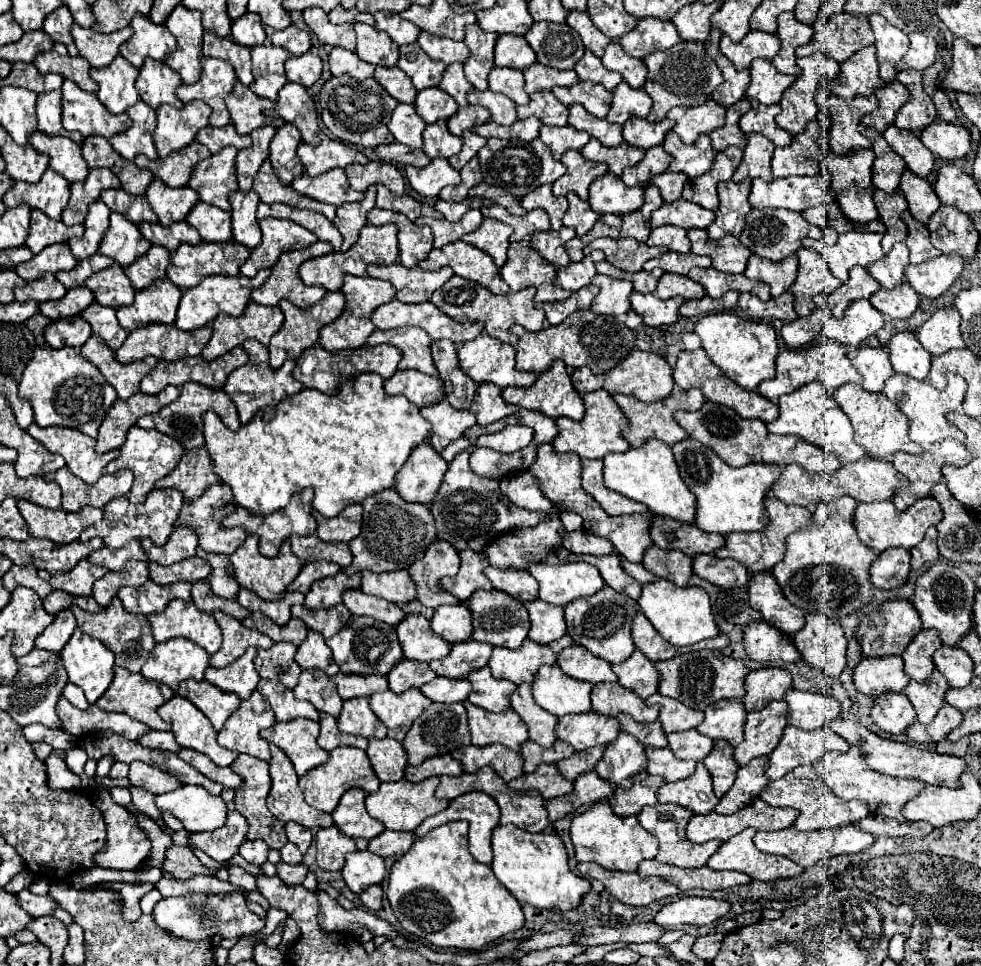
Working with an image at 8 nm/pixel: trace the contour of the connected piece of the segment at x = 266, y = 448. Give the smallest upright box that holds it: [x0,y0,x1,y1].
[202,374,432,518]

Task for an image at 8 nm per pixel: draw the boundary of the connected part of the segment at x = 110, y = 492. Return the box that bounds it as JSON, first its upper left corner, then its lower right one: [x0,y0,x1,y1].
[48,468,134,512]

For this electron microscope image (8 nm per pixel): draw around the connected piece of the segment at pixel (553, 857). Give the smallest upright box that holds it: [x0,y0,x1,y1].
[492,824,590,910]

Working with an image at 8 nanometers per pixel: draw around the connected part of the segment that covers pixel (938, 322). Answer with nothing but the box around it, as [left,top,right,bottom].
[918,308,964,356]

